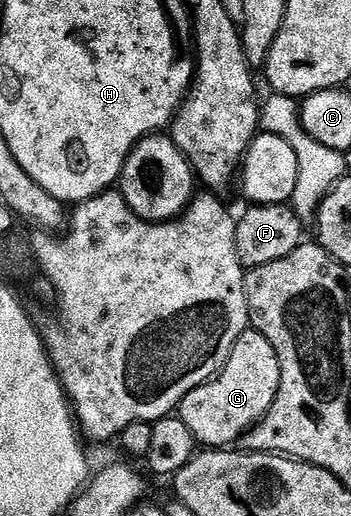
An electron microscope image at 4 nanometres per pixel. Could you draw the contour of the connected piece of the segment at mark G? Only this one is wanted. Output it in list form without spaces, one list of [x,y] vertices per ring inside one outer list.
[[[246,329],[234,344],[226,364],[206,384],[182,399],[178,417],[204,448],[228,448],[239,443],[244,435],[263,418],[274,404],[280,387],[278,352],[262,332]]]

